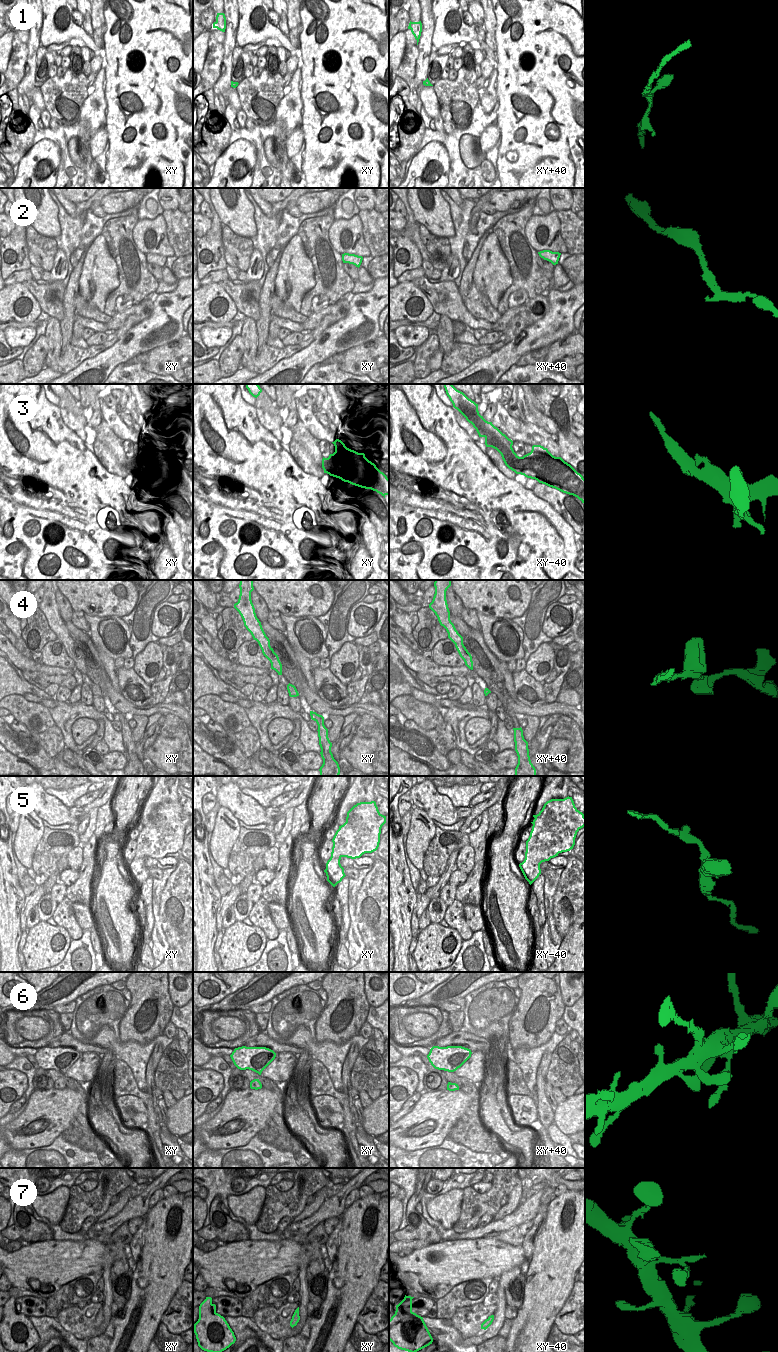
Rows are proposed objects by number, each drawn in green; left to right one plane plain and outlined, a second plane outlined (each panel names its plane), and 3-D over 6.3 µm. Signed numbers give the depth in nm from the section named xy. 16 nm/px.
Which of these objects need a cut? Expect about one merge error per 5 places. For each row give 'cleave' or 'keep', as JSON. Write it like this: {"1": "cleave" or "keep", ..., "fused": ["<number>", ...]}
{"1": "keep", "2": "keep", "3": "keep", "4": "keep", "5": "keep", "6": "keep", "7": "keep", "fused": []}

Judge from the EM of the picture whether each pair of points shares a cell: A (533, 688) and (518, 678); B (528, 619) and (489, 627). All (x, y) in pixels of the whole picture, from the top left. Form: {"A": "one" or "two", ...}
{"A": "one", "B": "two"}

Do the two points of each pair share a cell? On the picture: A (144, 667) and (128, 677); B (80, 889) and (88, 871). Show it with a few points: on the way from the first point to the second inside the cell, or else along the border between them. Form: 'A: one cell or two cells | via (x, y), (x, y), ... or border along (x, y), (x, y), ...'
A: two cells | border along (132, 668), (150, 685)
B: one cell | via (84, 885), (87, 875)

